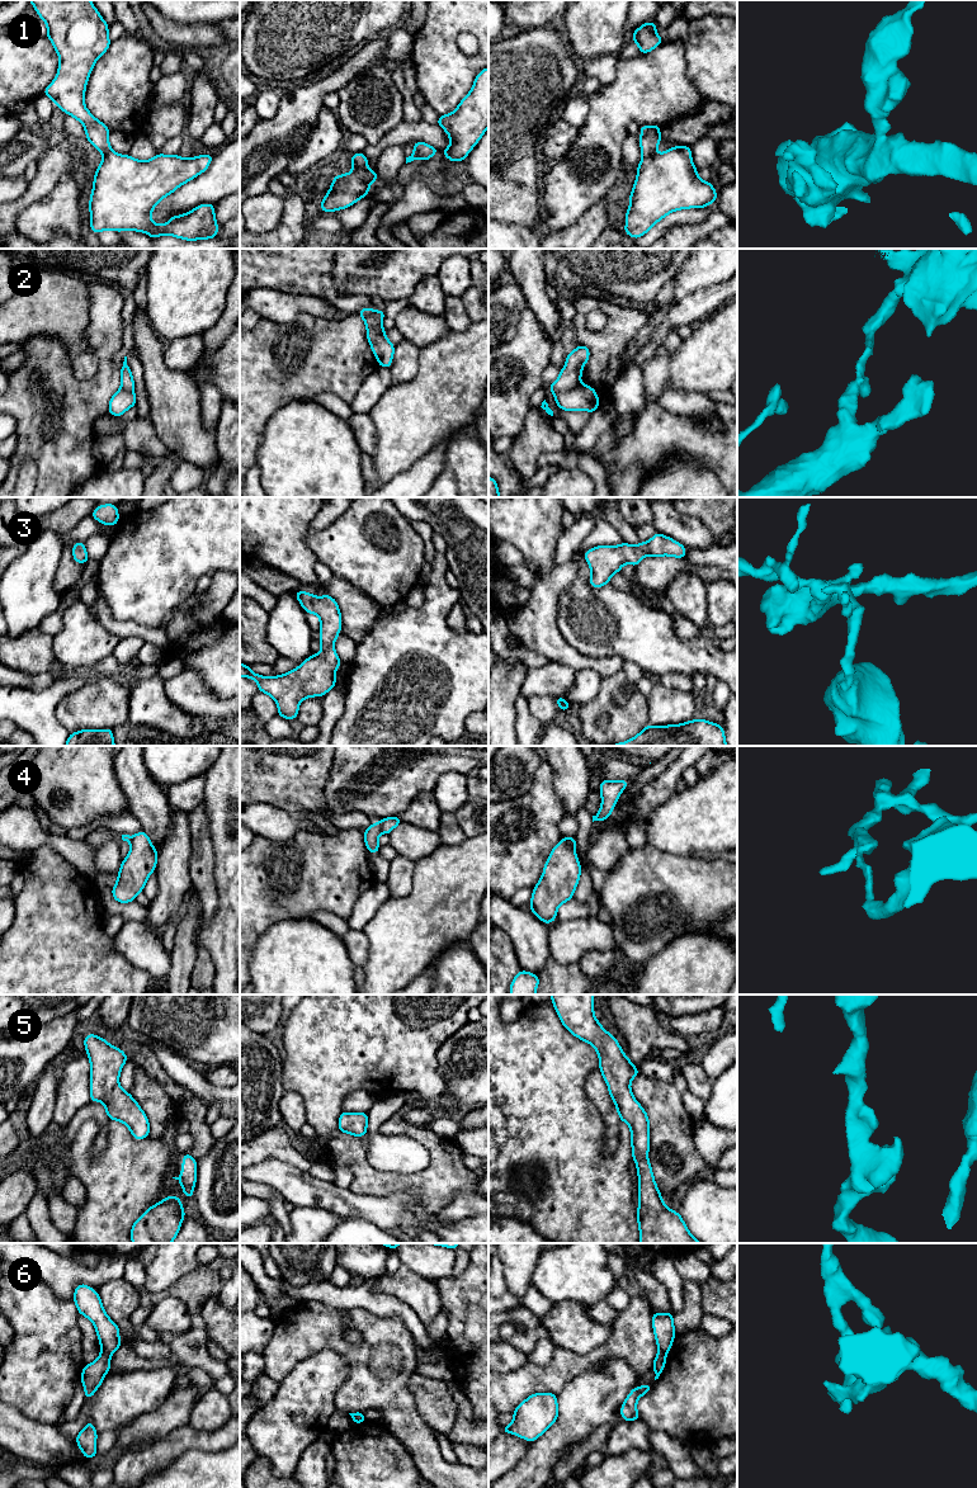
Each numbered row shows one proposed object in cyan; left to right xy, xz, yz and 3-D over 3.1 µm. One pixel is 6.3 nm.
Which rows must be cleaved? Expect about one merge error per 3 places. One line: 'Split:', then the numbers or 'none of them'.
Split: 2, 4, 6

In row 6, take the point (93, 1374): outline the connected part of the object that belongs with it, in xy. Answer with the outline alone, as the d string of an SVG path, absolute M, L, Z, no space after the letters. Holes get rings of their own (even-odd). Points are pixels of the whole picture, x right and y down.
M102 1351L98 1359L84 1366L81 1383L85 1389L85 1399L90 1399L102 1385L105 1374L110 1370L110 1355Z

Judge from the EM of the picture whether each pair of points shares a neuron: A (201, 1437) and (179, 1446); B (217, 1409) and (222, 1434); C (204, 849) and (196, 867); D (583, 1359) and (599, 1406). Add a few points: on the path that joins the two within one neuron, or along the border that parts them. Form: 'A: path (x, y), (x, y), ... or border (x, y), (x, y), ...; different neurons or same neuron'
A: path (196, 1439), (187, 1439), (184, 1441); same neuron
B: border (226, 1421), (212, 1431), (198, 1431), (190, 1427); different neurons
C: path (202, 853), (199, 863); same neuron
D: border (614, 1357), (579, 1373), (563, 1388); different neurons

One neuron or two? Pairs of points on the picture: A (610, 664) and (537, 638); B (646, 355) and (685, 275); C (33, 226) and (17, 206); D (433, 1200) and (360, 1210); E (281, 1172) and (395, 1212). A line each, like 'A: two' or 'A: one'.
A: one
B: two
C: two
D: two
E: one

